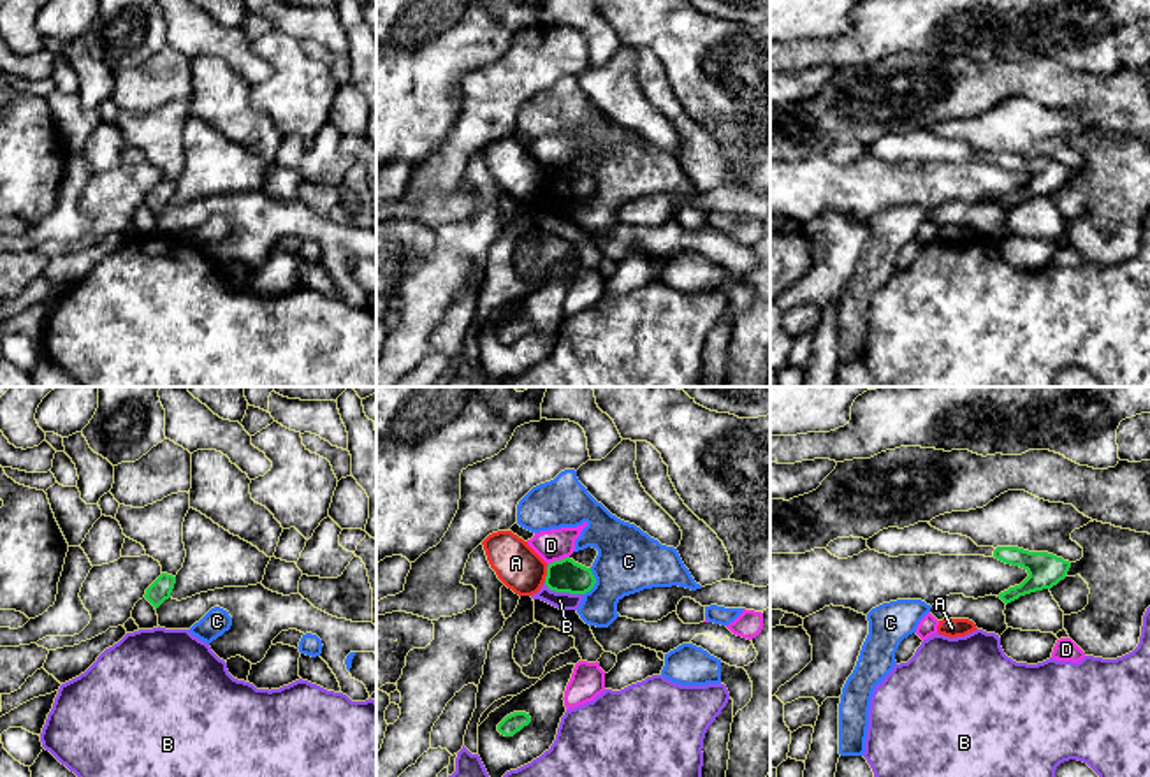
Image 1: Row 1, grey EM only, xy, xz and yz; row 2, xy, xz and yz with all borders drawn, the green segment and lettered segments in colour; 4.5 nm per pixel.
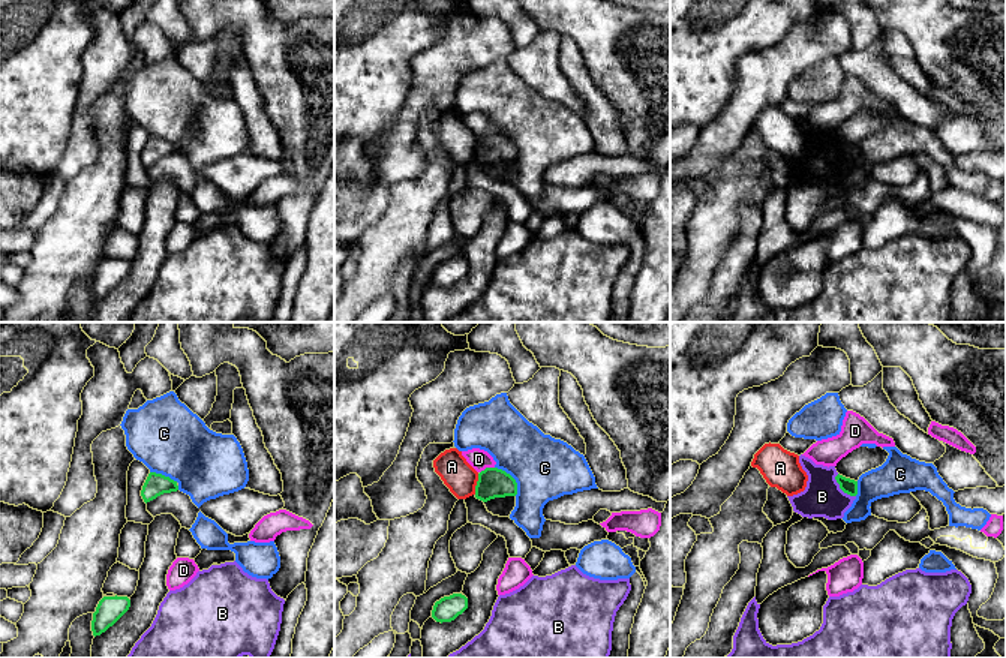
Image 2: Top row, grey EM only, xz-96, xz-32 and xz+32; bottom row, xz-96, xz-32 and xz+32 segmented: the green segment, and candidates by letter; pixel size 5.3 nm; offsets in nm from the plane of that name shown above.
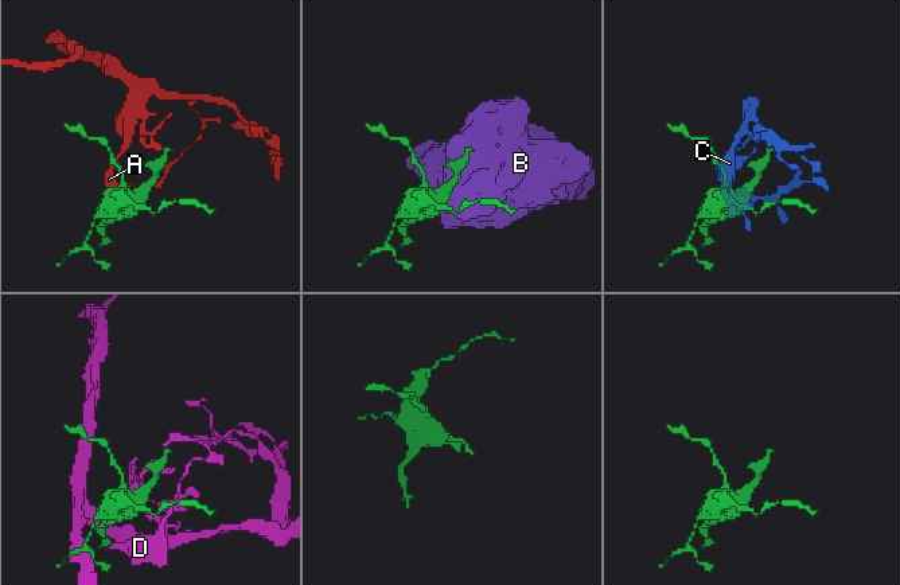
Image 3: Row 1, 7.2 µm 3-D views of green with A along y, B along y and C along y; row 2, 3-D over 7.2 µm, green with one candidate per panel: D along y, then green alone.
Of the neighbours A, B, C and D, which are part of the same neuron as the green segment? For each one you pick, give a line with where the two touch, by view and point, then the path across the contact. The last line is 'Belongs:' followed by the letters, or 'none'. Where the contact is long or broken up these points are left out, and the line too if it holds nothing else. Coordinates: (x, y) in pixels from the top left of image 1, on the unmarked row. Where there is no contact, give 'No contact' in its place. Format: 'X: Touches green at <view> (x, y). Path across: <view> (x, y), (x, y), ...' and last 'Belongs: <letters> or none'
Belongs: none

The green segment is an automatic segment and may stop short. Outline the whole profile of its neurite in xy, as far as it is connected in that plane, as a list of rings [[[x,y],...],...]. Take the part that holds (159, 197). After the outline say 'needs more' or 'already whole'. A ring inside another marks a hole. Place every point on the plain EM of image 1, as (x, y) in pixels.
[[[162,179],[148,195],[144,204],[155,213],[155,216],[171,204],[176,183]]]; already whole

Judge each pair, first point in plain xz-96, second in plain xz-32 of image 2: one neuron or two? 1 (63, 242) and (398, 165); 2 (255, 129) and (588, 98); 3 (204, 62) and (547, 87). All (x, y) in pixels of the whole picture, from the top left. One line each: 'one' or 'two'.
1: two
2: one
3: one

